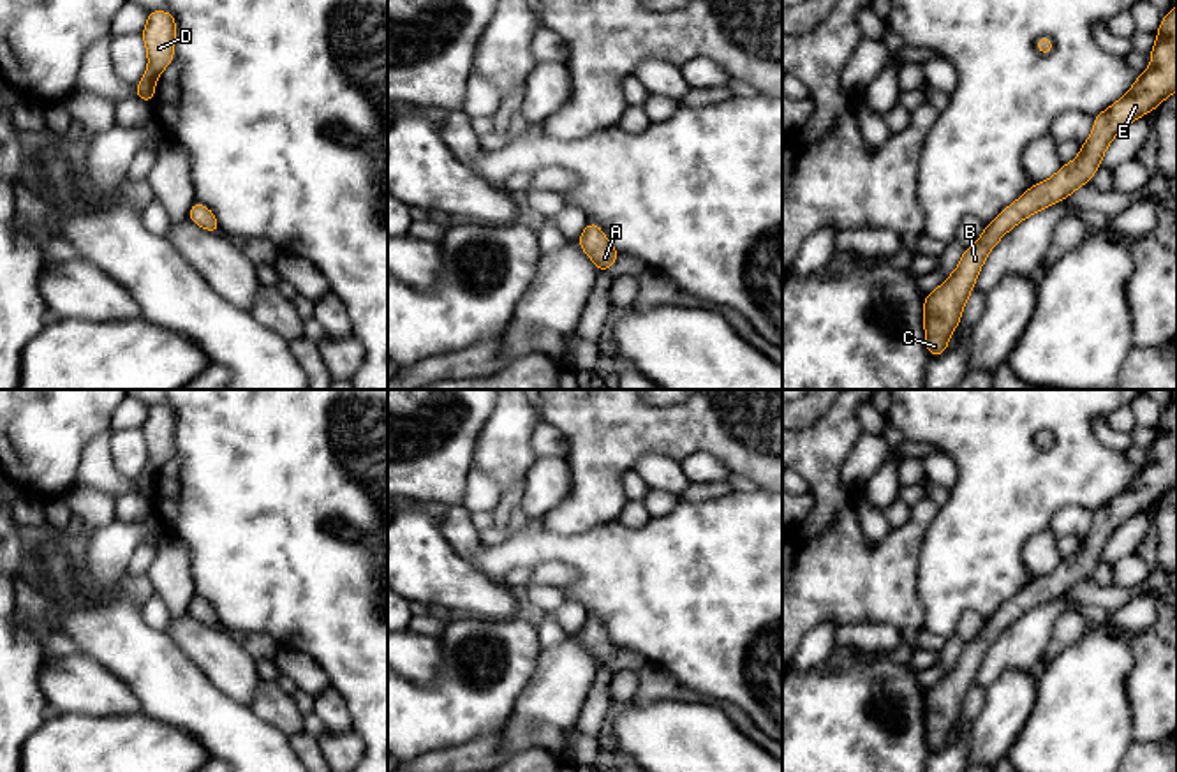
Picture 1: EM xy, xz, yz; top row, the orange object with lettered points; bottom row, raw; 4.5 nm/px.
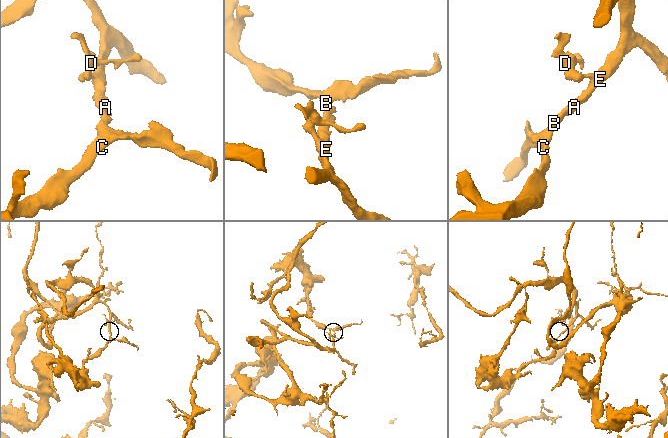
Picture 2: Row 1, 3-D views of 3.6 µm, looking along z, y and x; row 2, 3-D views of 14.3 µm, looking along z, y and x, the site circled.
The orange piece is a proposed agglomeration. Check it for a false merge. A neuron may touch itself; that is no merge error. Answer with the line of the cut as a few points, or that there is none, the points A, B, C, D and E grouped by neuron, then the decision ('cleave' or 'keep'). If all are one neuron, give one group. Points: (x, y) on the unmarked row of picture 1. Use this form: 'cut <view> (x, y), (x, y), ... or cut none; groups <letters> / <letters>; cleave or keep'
cut none; groups A B C D E; keep

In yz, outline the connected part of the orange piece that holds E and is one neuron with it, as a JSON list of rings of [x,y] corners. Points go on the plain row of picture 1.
[[[1177,400],[1161,412],[1158,423],[1158,435],[1149,446],[1152,460],[1140,467],[1129,486],[1114,497],[1108,504],[1094,511],[1094,522],[1085,538],[1082,538],[1078,552],[1062,559],[1061,564],[1048,575],[1034,578],[1025,585],[1013,599],[1006,601],[980,629],[980,635],[966,643],[960,650],[957,664],[946,672],[946,675],[932,687],[925,689],[923,694],[923,721],[925,721],[925,740],[930,751],[941,751],[948,746],[948,733],[960,717],[966,696],[974,684],[976,672],[997,636],[1024,613],[1045,605],[1070,589],[1078,582],[1091,576],[1092,569],[1098,566],[1099,557],[1110,539],[1110,536],[1126,523],[1133,515],[1156,504],[1166,492],[1177,485]]]

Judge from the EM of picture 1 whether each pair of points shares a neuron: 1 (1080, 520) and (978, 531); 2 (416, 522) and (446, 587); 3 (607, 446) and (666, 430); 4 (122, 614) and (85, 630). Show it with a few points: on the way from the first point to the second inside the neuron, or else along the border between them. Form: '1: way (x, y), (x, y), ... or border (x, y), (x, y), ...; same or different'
1: border (1089, 508), (1059, 508), (1052, 515), (1049, 529); different
2: way (416, 538), (416, 557), (430, 571); same
3: way (621, 432), (652, 430); same
4: way (113, 623), (110, 626), (94, 626); same

